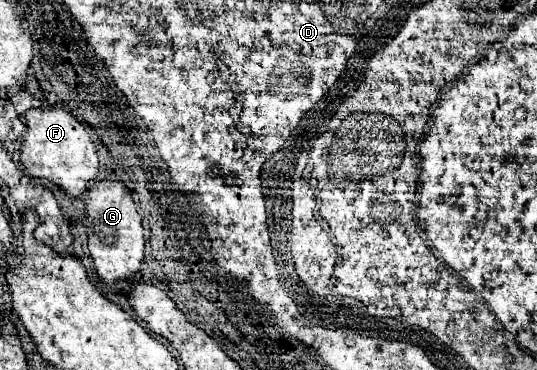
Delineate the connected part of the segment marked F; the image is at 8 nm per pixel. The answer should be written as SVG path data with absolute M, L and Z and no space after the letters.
M30 109L24 115L24 121L26 135L20 149L20 161L28 175L56 183L72 197L86 191L90 181L98 179L98 153L92 141L94 133L72 113L62 109Z

